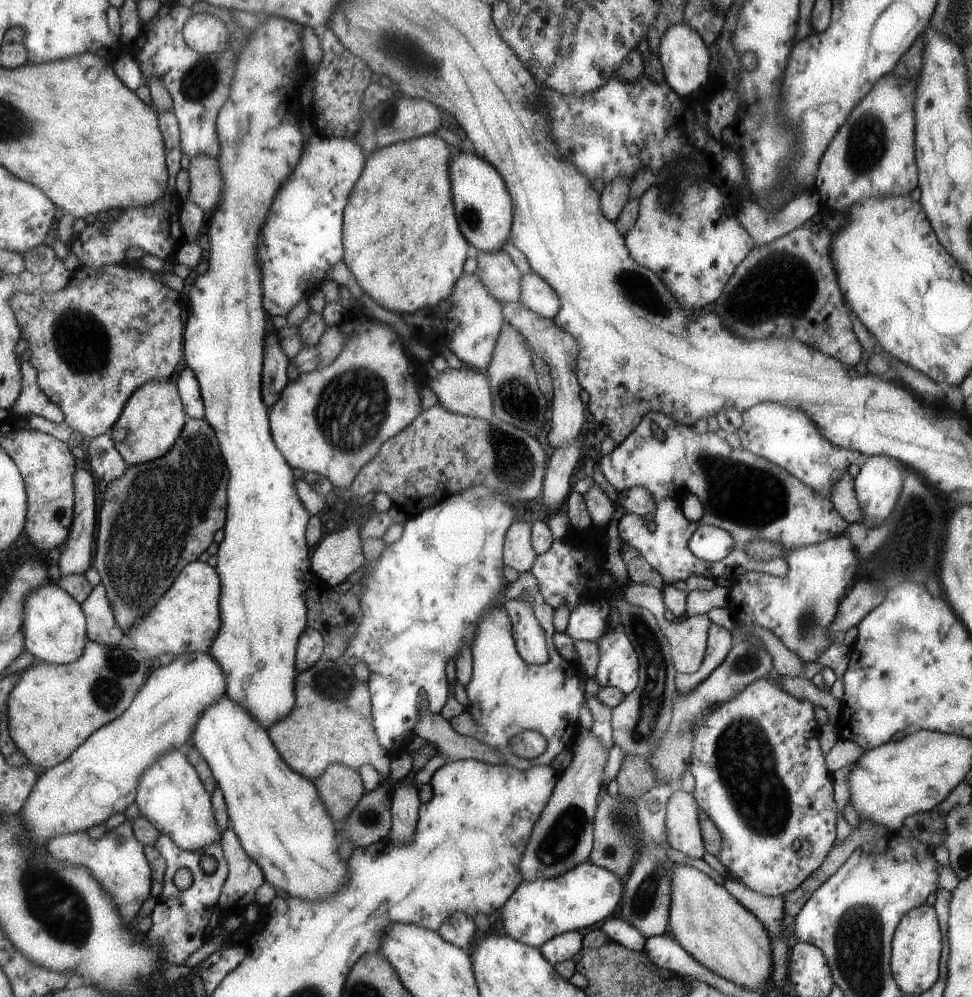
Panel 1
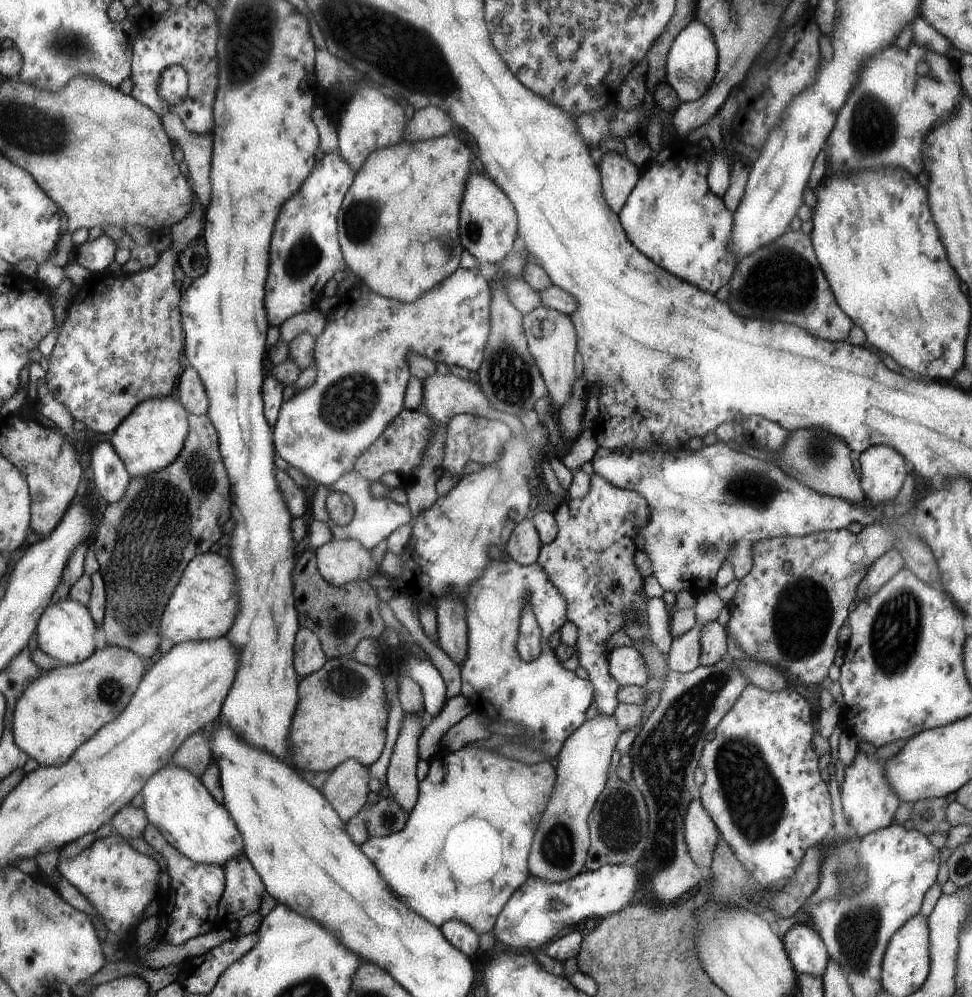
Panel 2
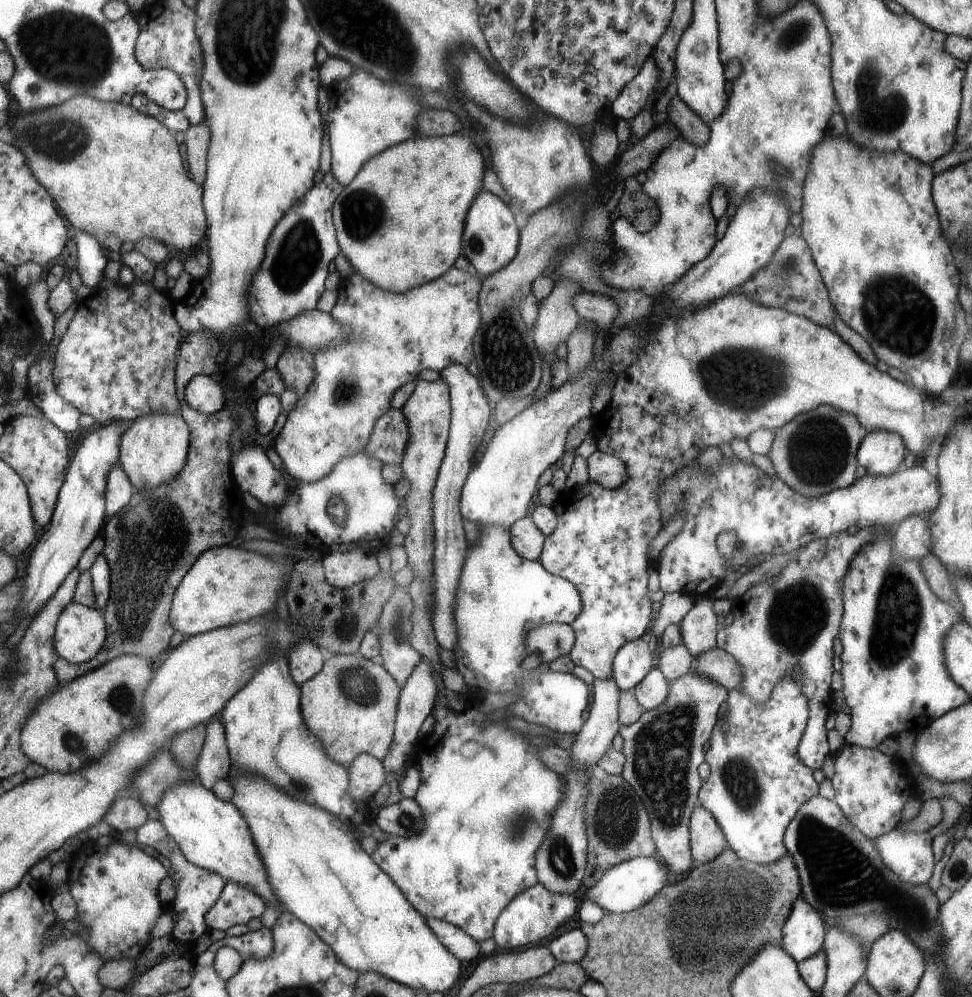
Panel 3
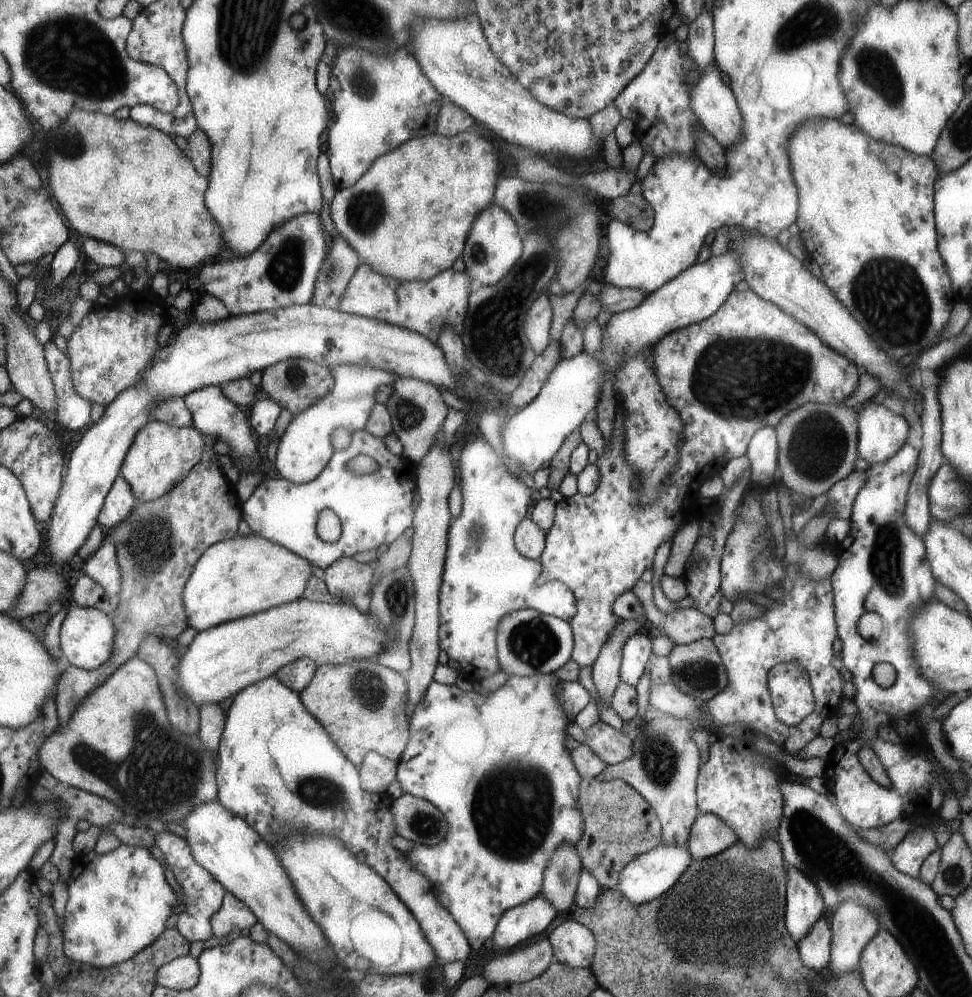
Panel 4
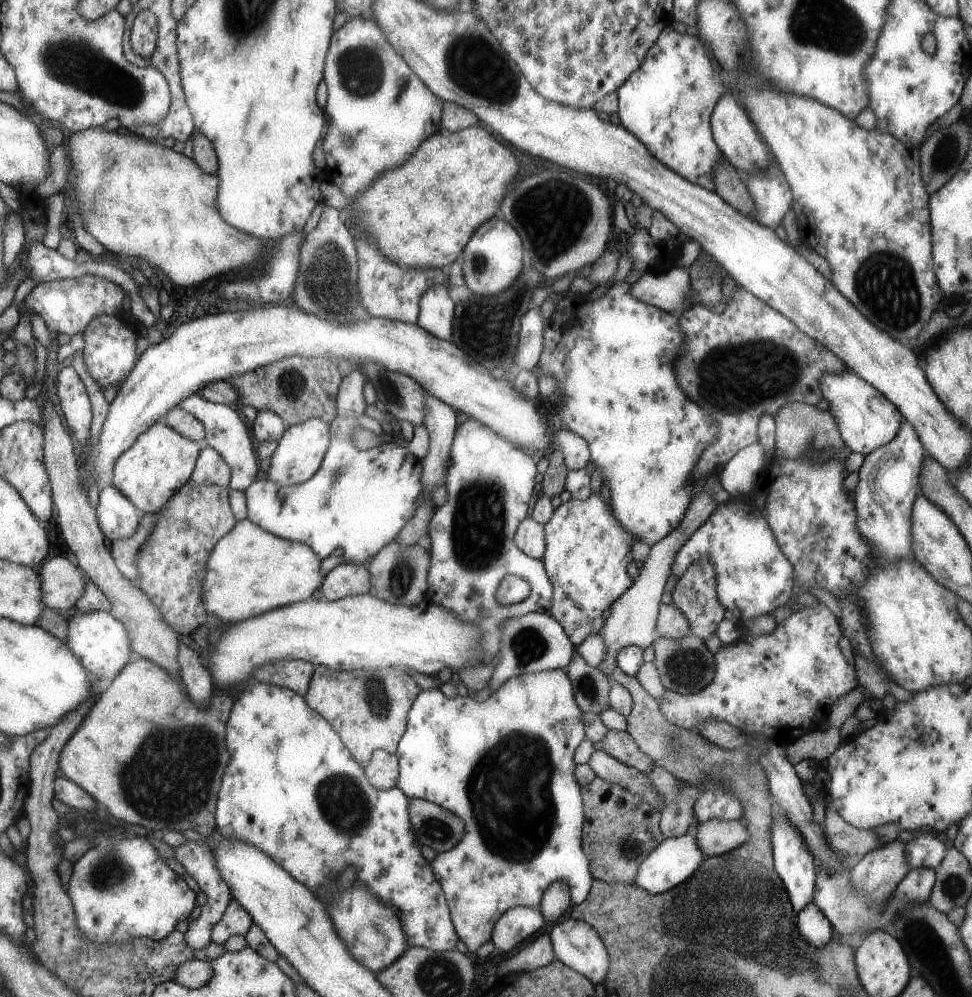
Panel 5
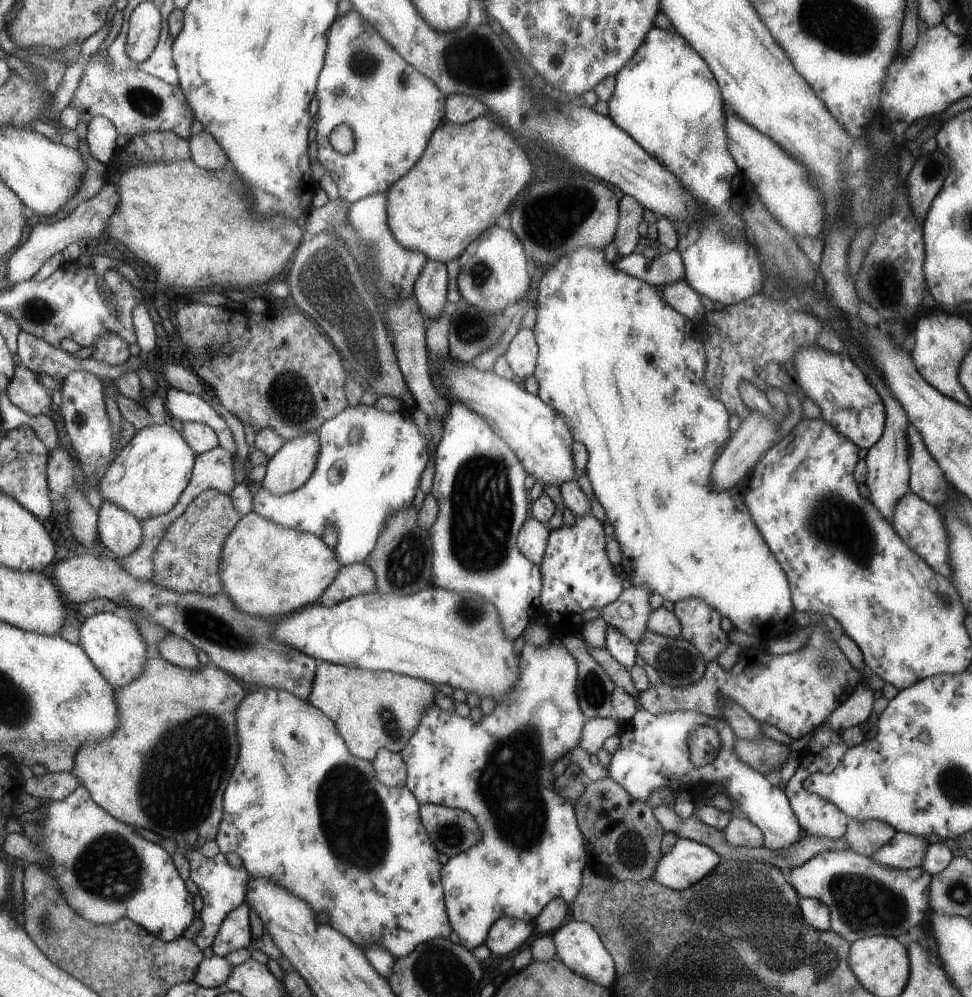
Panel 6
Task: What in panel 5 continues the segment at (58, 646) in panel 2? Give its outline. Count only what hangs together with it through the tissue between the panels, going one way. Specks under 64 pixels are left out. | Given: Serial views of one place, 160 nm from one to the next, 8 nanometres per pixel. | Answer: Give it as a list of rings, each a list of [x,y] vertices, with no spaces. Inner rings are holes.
[[[95,611],[77,614],[70,618],[67,642],[79,657],[80,663],[95,677],[108,678],[112,682],[136,656],[132,650],[127,627],[112,612]]]

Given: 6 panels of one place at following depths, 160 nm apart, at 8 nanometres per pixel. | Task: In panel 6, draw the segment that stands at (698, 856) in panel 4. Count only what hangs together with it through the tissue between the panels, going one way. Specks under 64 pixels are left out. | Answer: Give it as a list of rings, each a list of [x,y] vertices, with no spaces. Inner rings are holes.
[[[731,817],[721,832],[723,840],[733,848],[755,849],[763,843],[762,830],[745,817]]]

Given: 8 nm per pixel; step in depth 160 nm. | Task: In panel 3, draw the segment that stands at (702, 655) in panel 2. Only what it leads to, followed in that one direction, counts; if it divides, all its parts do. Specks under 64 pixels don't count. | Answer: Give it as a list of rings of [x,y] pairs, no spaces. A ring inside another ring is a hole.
[[[705,595],[701,601],[689,608],[689,612],[681,618],[681,643],[692,658],[717,647],[717,620],[712,609],[712,595]]]

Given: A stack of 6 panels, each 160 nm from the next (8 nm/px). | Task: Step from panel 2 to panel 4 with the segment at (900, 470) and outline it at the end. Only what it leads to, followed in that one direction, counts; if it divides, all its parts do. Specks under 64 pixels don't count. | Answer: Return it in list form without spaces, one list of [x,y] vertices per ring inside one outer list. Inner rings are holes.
[[[868,400],[857,412],[857,444],[856,454],[859,459],[863,459],[867,465],[883,464],[887,462],[905,444],[907,438],[907,424],[901,416],[893,414],[889,408],[883,404],[873,404]]]

